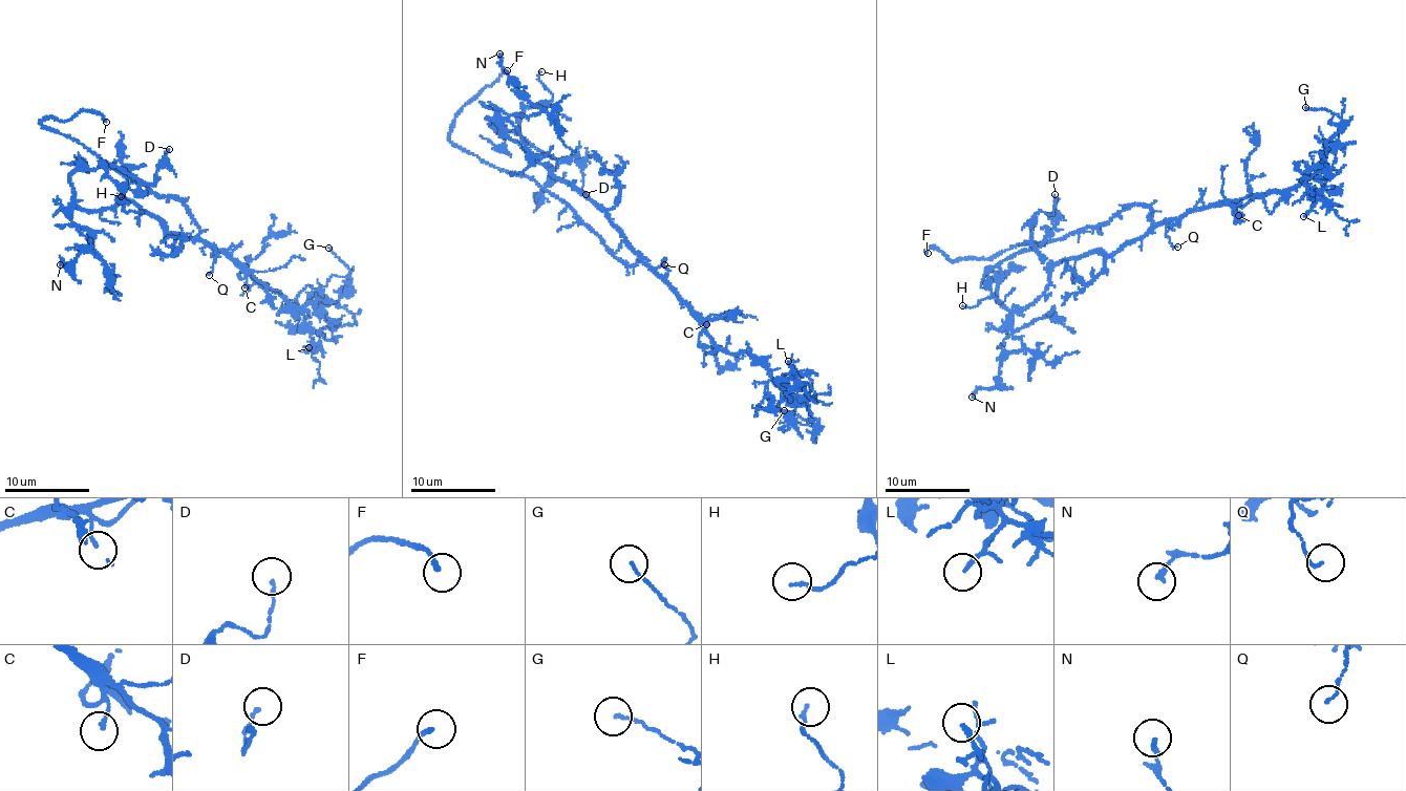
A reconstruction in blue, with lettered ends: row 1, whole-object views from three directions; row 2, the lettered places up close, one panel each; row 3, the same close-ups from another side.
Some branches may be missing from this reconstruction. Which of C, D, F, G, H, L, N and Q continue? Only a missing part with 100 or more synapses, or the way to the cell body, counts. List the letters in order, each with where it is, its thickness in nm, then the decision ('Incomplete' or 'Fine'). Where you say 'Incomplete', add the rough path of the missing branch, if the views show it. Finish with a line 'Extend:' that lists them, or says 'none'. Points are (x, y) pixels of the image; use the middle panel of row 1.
C: Place: (706, 324). Thickness 130 nm. Fine
D: Place: (586, 194). Thickness 130 nm. Fine
F: Place: (507, 70). Thickness 160 nm. Incomplete. Course of what is missing: (507, 70), (504, 57), (487, 46)
G: Place: (784, 410). Thickness 110 nm. Fine
H: Place: (541, 71). Thickness 120 nm. Fine
L: Place: (788, 361). Thickness 170 nm. Fine
N: Place: (499, 54). Thickness 190 nm. Fine
Q: Place: (664, 264). Thickness 90 nm. Fine
Extend: F

